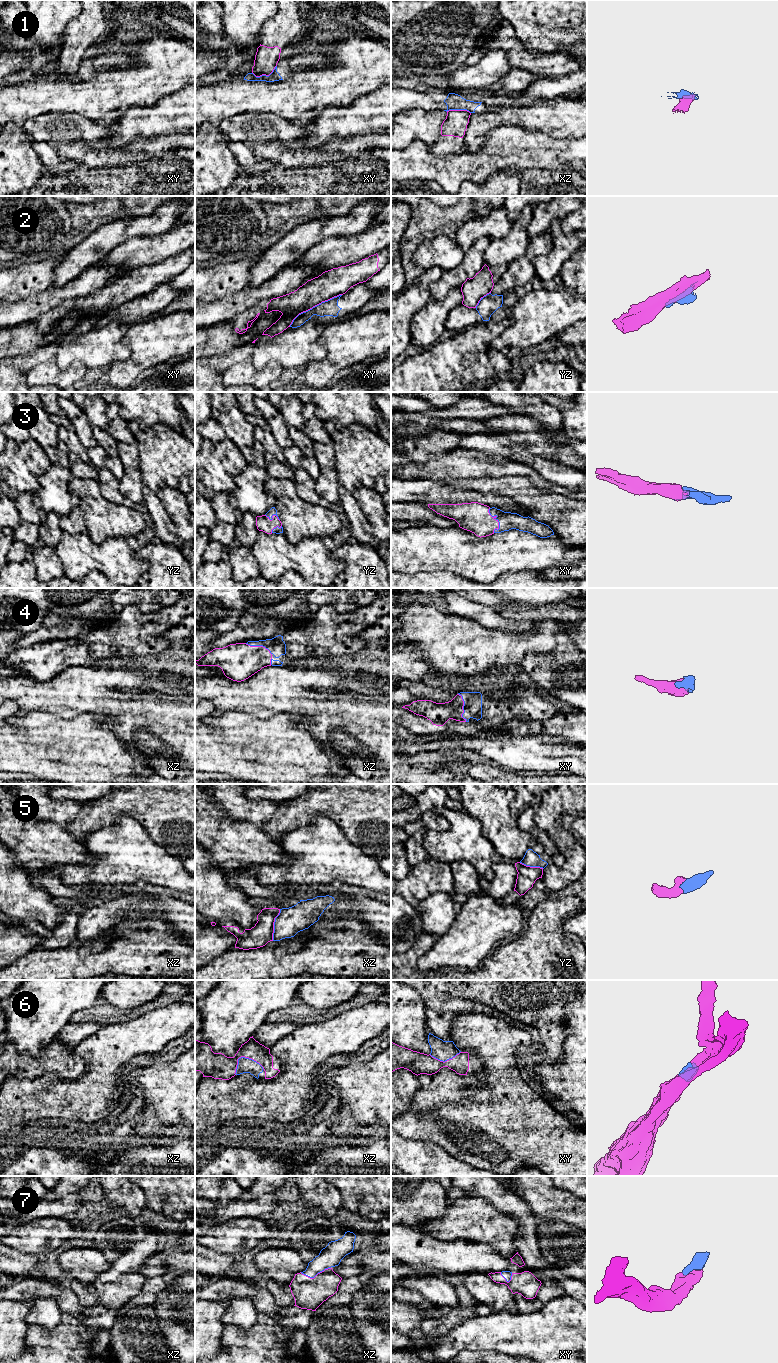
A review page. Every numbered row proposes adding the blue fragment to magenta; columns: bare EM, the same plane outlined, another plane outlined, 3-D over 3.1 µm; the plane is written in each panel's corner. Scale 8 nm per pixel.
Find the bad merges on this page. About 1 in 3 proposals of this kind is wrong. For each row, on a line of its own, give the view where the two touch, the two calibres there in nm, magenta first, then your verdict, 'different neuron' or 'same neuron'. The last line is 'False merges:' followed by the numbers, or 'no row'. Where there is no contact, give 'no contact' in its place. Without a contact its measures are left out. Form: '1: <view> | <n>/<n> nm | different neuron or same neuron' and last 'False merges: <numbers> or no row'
1: xy | 190/80 nm | different neuron
2: xy | 220/130 nm | different neuron
3: xy | 240/140 nm | same neuron
4: xy | 180/150 nm | same neuron
5: xz | 180/220 nm | different neuron
6: xz | 200/130 nm | same neuron
7: xz | 260/170 nm | same neuron
False merges: 1, 2, 5

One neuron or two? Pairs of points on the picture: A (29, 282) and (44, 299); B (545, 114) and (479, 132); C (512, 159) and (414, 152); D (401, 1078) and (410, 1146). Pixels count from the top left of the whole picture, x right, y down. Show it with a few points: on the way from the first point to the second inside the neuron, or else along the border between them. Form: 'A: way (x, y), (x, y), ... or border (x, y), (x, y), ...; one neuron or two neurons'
A: border (49, 287), (42, 292), (17, 298); two neurons
B: way (529, 116), (495, 116); one neuron
C: way (488, 161), (476, 166), (438, 168); one neuron
D: border (418, 1091), (409, 1107), (401, 1113); two neurons

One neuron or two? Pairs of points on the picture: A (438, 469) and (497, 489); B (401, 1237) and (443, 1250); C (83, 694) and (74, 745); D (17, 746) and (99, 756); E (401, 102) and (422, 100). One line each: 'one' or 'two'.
A: two
B: one
C: two
D: one
E: one

